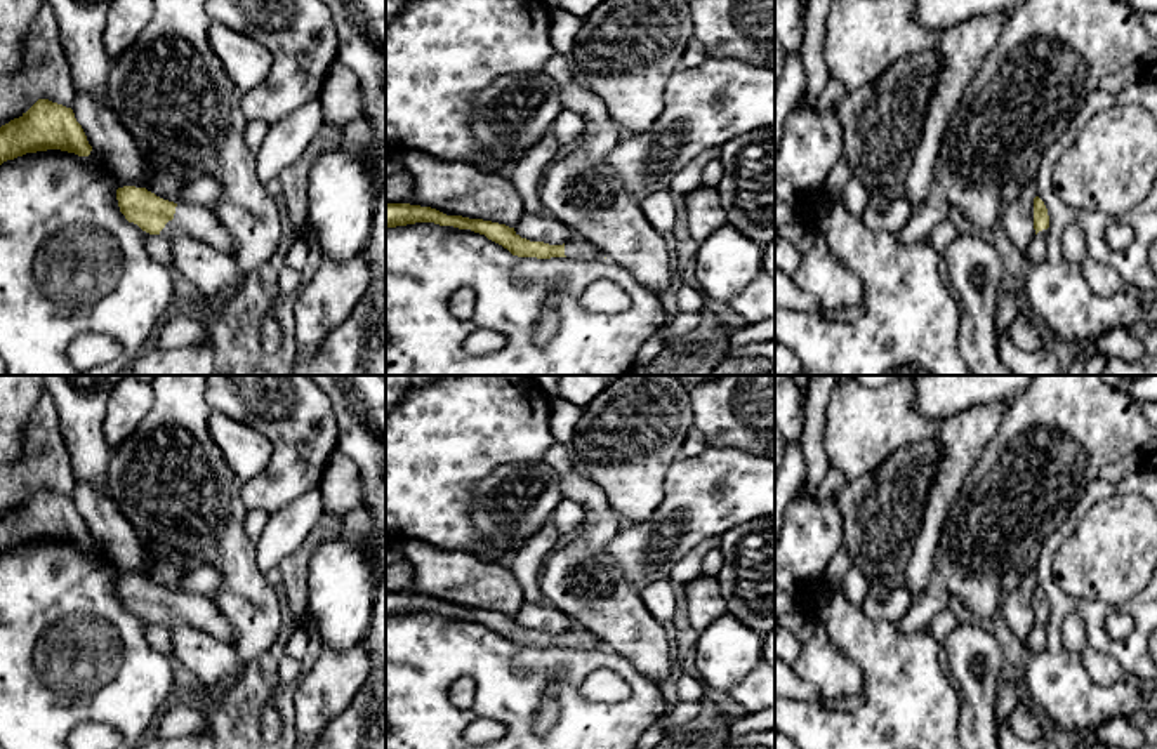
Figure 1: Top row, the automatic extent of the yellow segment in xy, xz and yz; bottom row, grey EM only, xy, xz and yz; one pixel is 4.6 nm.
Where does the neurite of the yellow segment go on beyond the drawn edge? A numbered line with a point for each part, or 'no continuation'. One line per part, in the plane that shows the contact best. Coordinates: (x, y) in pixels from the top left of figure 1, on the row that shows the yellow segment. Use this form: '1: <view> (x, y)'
1: xy (198, 221)

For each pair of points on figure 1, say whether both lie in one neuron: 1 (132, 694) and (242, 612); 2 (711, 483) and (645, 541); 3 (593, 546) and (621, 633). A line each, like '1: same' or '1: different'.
1: different
2: same
3: same

